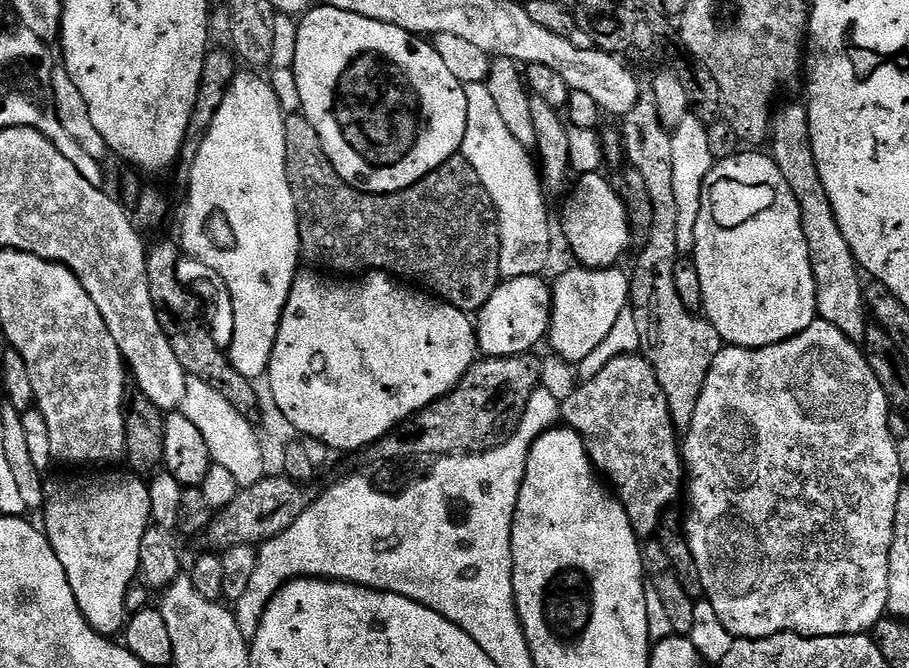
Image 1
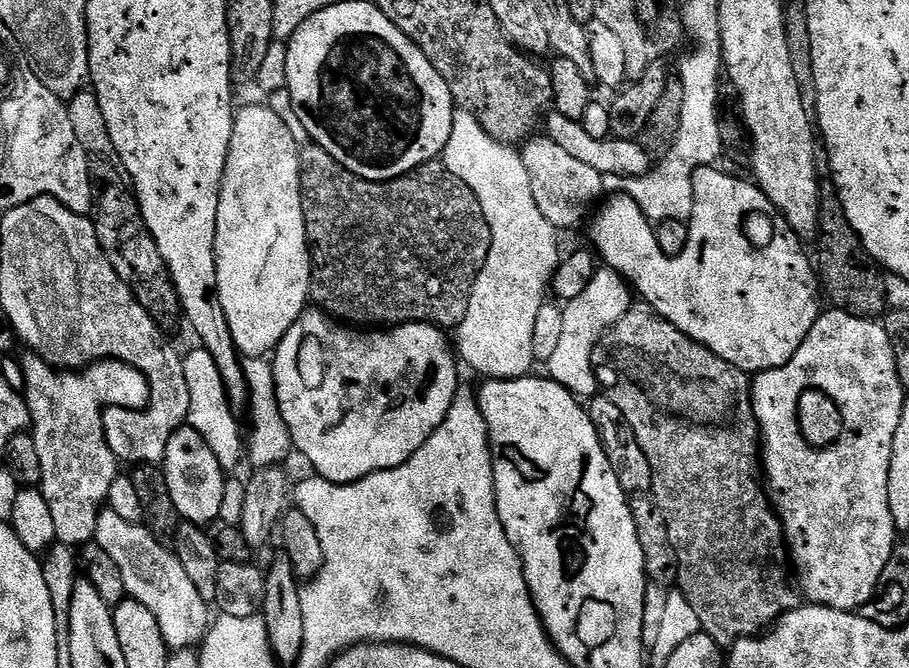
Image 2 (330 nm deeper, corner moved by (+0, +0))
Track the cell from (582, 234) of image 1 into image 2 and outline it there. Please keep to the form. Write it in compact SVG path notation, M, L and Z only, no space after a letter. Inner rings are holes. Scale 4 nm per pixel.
M709 166L696 171L694 187L694 210L691 220L687 221L688 241L682 254L657 255L656 260L644 260L641 217L634 214L634 205L629 196L612 194L607 197L608 201L605 199L599 205L600 213L598 208L591 217L591 247L595 255L607 267L623 276L633 289L638 290L643 303L669 320L675 328L682 330L682 334L706 346L706 350L718 354L718 358L730 362L730 366L738 366L738 370L749 374L786 366L786 362L798 354L798 346L806 342L806 334L810 334L822 311L822 288L818 283L818 272L800 245L803 244L801 237L796 235L786 218L772 205L770 198L766 198L759 184L752 180L730 178L714 166Z

